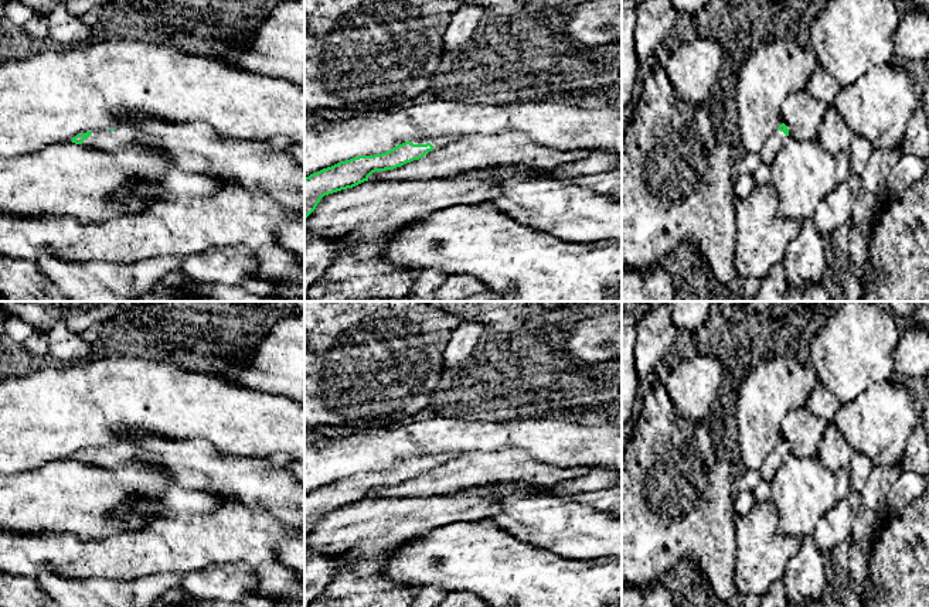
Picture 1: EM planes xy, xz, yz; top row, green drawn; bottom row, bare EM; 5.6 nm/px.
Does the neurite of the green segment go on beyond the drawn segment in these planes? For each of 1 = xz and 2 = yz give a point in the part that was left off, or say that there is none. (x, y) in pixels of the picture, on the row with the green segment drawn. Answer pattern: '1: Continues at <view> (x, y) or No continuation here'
1: Continues at xz (438, 142)
2: Continues at yz (775, 140)

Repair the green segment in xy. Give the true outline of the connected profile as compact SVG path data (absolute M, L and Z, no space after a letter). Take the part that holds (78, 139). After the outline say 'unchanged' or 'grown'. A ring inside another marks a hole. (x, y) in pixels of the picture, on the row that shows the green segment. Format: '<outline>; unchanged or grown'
M123 126L76 134L71 141L75 144L82 144L84 147L102 149L105 151L127 146L140 147L146 153L153 153L157 156L167 168L176 166L174 160L164 149L142 140L133 129Z; grown

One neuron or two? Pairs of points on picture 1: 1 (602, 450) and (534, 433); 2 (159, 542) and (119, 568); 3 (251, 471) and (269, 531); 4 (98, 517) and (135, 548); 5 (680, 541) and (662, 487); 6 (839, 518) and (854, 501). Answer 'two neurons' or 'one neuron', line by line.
1: one neuron
2: one neuron
3: two neurons
4: two neurons
5: one neuron
6: one neuron

